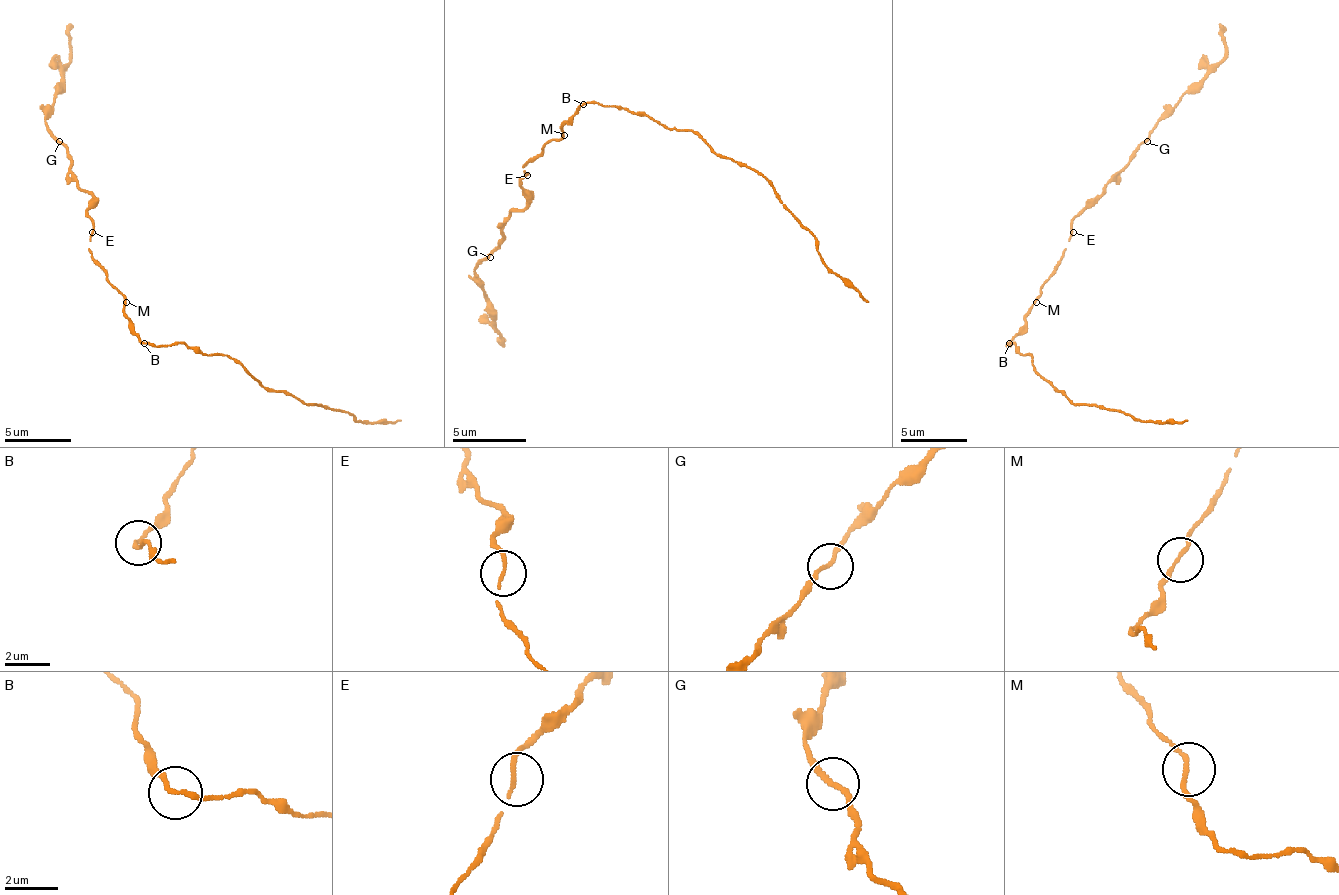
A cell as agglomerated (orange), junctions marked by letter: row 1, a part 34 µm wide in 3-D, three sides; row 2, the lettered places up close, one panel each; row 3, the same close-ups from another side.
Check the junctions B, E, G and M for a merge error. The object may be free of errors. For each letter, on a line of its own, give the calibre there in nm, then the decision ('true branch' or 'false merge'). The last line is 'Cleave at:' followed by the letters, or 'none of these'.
B: calibre 160 nm; true branch
E: calibre 150 nm; true branch
G: calibre 180 nm; true branch
M: calibre 160 nm; true branch
Cleave at: none of these

